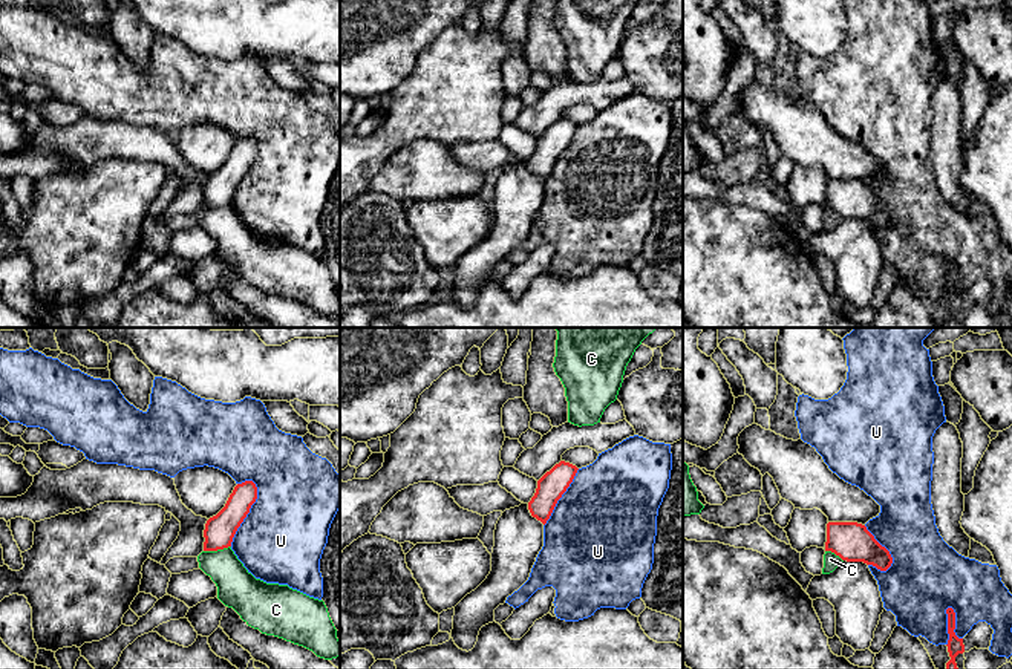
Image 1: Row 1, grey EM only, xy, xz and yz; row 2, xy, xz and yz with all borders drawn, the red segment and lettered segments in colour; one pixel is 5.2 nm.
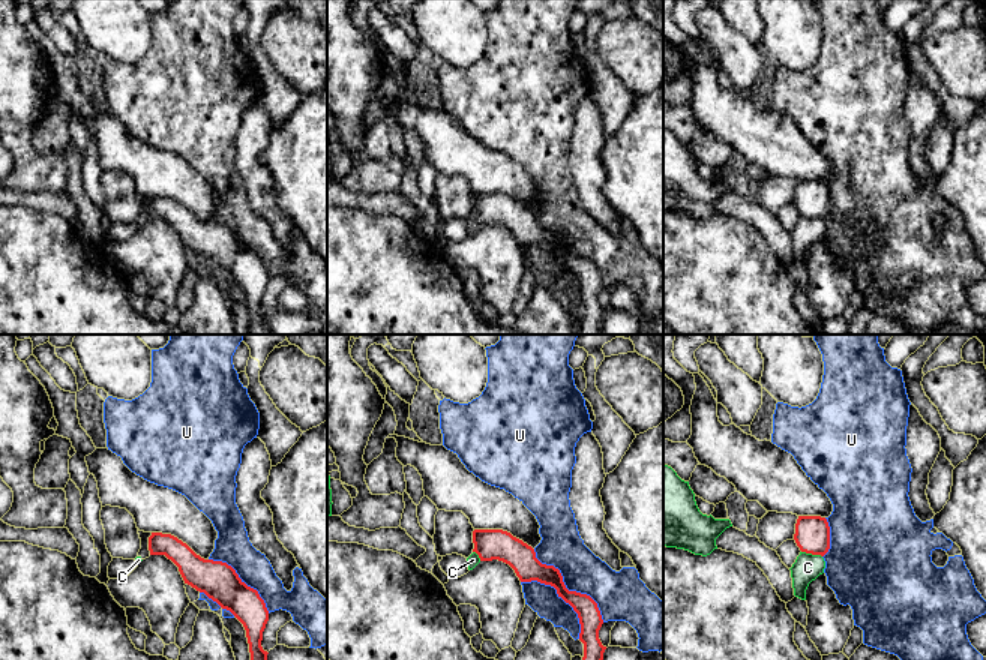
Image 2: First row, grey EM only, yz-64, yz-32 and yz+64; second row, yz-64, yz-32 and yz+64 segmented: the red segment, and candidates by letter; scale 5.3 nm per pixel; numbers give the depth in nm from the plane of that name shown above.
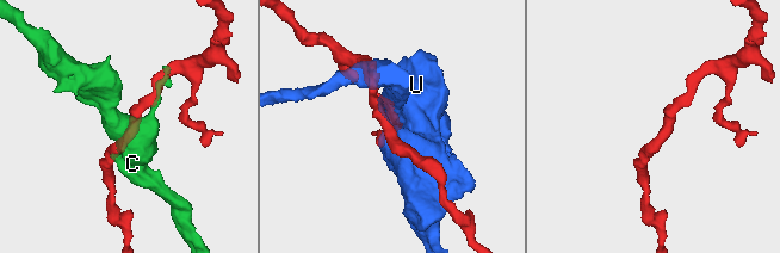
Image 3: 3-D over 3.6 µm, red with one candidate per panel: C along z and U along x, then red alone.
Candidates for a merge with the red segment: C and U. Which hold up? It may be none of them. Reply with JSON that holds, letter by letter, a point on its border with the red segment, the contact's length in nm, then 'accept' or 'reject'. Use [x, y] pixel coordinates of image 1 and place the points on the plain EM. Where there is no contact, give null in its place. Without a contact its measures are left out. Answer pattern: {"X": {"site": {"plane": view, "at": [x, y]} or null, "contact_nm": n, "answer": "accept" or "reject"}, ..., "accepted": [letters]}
{"C": {"site": {"plane": "xy", "at": [216, 207]}, "contact_nm": 150, "answer": "reject"}, "U": {"site": {"plane": "xy", "at": [248, 169]}, "contact_nm": 360, "answer": "reject"}, "accepted": []}

